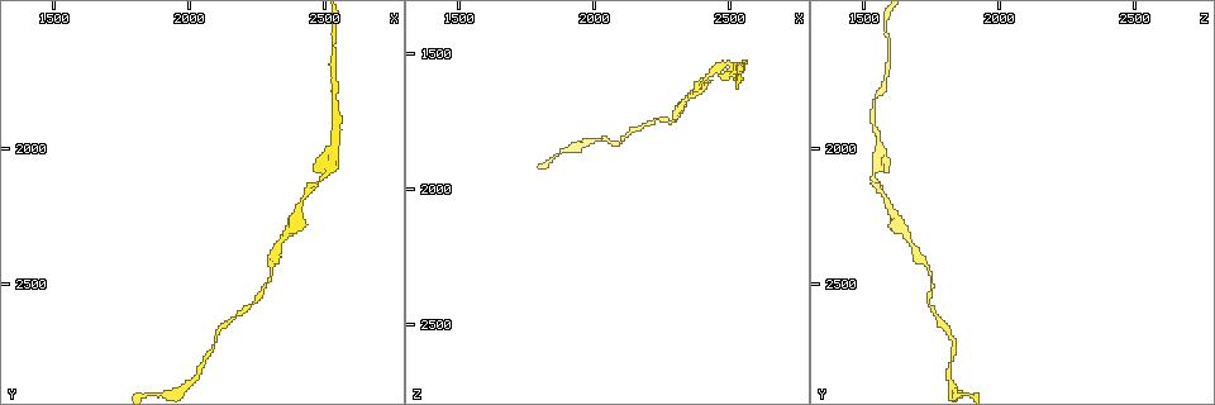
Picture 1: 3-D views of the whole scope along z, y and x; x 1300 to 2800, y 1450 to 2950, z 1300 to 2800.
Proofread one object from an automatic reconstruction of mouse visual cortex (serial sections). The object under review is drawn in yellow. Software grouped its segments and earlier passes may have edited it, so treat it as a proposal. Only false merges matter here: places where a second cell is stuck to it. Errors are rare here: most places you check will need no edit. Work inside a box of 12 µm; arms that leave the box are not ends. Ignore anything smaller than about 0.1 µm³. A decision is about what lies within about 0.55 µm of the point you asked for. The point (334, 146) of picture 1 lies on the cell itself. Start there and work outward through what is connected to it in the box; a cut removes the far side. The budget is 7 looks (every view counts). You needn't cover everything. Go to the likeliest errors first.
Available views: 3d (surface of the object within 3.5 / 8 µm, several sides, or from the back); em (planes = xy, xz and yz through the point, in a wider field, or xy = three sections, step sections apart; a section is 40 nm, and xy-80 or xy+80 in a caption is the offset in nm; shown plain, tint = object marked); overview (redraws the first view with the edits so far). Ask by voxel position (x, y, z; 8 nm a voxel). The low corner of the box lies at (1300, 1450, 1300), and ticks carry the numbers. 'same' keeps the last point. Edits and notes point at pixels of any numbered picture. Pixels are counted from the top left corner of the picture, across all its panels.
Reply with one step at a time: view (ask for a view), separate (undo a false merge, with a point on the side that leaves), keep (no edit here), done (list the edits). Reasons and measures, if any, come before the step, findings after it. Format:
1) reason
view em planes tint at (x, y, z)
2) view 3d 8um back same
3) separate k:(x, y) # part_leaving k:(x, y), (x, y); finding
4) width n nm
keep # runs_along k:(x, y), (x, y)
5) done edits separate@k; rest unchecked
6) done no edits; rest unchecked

narrows sharply
view 3d 3.5um at (2540, 1650, 1590)

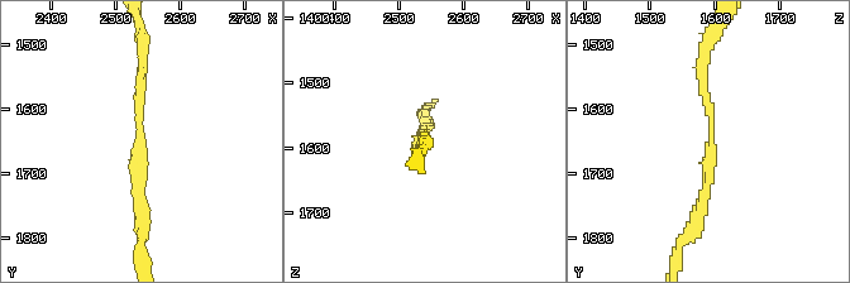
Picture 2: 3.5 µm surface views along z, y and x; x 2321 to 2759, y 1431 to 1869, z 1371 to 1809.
arm_widths 150, 150 nm; shape alone is not enough
view em xy step 1 tint at (2535, 1640, 1590)

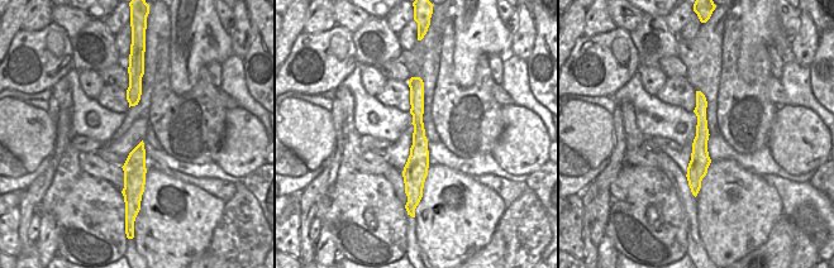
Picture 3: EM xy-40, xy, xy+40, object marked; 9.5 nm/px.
keep # runs_along 3:(416, 80), (418, 164), (409, 187); all the same cell

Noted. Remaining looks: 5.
view 3d 3.5um at (2490, 2120, 1540)

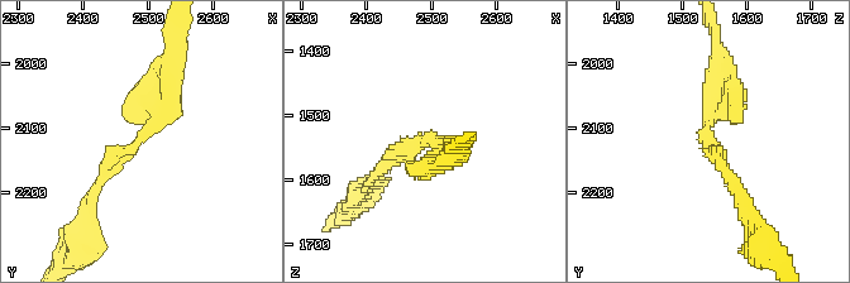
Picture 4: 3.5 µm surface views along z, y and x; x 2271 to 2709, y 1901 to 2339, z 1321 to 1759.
arm_widths 150, 300 nm; now the EM
view em xy step 1 tint at (2480, 2125, 1540)

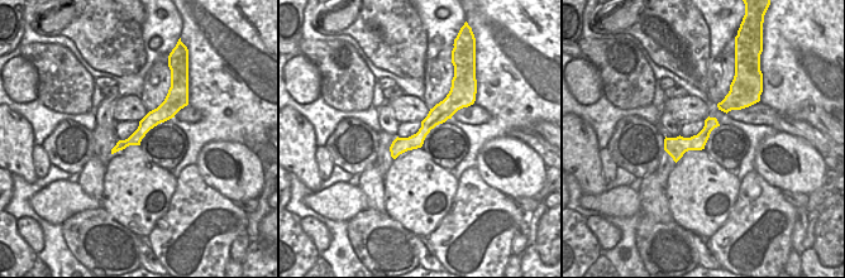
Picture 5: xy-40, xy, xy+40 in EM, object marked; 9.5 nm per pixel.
keep # runs_along 5:(453, 94), (394, 153); continuous, no second cell

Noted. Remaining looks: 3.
narrows sharply
view 3d 3.5um at (2240, 2580, 1740)

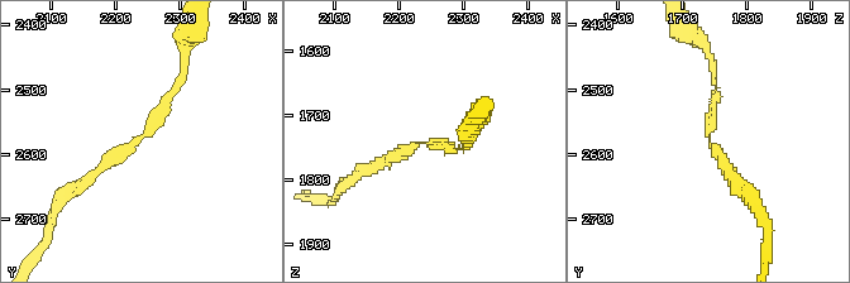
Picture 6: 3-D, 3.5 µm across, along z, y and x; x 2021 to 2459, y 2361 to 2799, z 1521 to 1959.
arm_widths 100, 150 nm
view em planes tint at (2235, 2580, 1740)

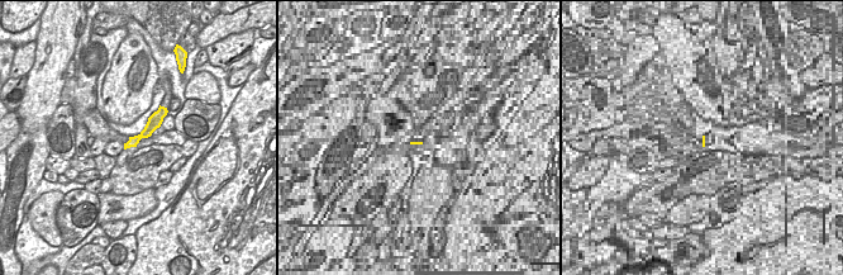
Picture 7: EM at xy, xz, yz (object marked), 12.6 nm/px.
keep # runs_along 7:(161, 112), (155, 122), (131, 143); continuous, no second cell

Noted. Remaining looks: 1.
done no edits; rest unchecked

